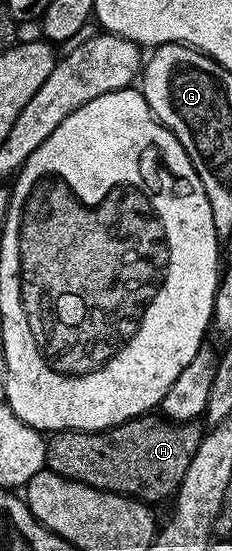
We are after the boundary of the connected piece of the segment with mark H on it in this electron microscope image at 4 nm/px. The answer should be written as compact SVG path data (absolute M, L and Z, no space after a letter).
M136 417L104 433L55 433L46 443L46 468L70 481L133 497L135 501L155 503L173 498L188 463L192 463L192 455L200 447L204 429L198 423L171 423L155 417Z

